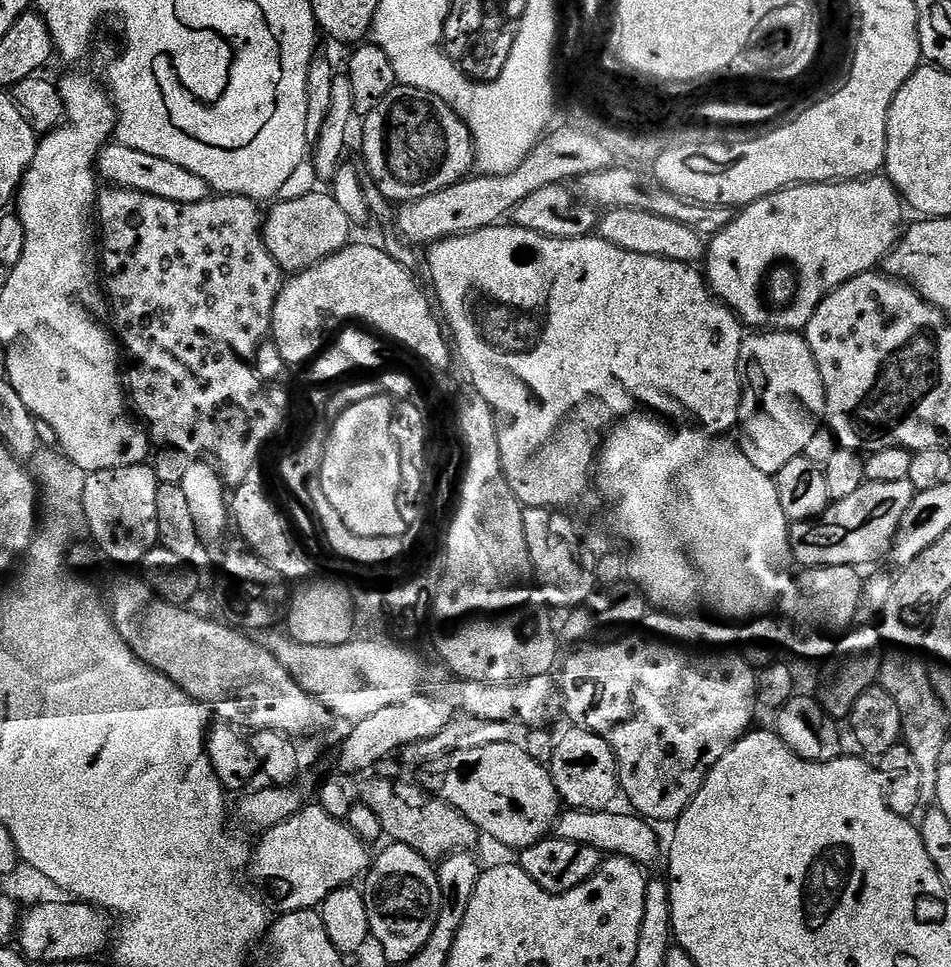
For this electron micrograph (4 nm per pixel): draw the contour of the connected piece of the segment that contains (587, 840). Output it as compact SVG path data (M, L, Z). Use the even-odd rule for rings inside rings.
M564 810L556 822L555 835L566 842L578 842L582 846L594 846L600 853L608 856L624 856L641 866L649 866L656 859L661 859L662 844L656 837L651 823L643 816L637 816L631 811L616 812L605 810L602 812L582 812L579 810Z

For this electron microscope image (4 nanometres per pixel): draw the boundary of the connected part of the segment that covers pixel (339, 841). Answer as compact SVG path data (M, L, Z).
M316 802L301 808L286 822L269 828L259 839L260 845L255 845L252 863L248 865L246 876L257 893L265 892L266 895L272 896L271 907L276 907L277 913L280 914L307 908L319 909L325 898L334 894L334 890L355 885L370 867L369 845L360 840L358 834L354 834L354 830L348 827L345 821L330 818L330 814L326 814L326 810L322 810Z

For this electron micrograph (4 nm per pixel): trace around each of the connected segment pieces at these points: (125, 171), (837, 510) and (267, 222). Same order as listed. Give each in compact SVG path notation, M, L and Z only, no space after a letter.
M109 142L100 151L96 160L99 179L105 185L114 188L129 188L142 194L150 194L154 198L166 198L166 202L202 202L207 200L210 189L203 178L185 170L175 162L166 162L166 158L154 158L154 154L142 154L142 150L134 150L119 142Z
M908 479L902 482L865 482L855 494L850 494L850 498L829 503L827 510L817 519L791 525L793 561L804 570L830 566L850 566L864 570L867 564L878 563L883 556L885 559L891 553L898 528L902 526L902 518L910 510L916 494L916 488Z
M317 190L306 194L306 198L280 200L273 203L272 206L273 208L269 212L267 209L266 215L263 217L262 235L270 254L285 273L305 272L310 266L314 266L318 262L330 258L338 250L342 250L353 239L354 225L346 216L345 211L338 206L334 196L327 191L324 193L323 190Z

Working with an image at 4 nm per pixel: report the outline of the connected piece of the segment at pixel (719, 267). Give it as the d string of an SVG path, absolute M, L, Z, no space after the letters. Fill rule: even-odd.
M880 174L863 180L842 180L831 184L798 184L791 188L784 188L781 192L775 192L766 198L756 200L753 204L741 207L736 213L734 222L730 226L726 226L726 230L722 230L722 234L711 237L706 248L706 265L708 264L706 279L708 287L740 317L741 321L749 329L770 332L800 332L808 325L810 318L814 318L814 310L818 310L821 302L834 290L838 290L838 286L850 282L864 272L873 271L883 261L884 257L892 251L894 245L900 241L902 229L906 224L904 212L906 213L906 205L900 199L900 194L897 192L896 187Z

